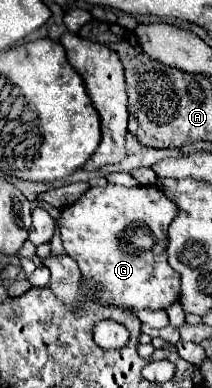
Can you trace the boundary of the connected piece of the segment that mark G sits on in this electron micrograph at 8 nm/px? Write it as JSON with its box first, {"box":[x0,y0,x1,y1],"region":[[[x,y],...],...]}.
{"box":[57,185,179,311],"region":[[[105,185],[63,207],[57,225],[65,253],[77,261],[85,281],[97,283],[103,305],[165,311],[179,299],[179,277],[167,263],[167,227],[175,215],[175,203],[155,185]]]}

